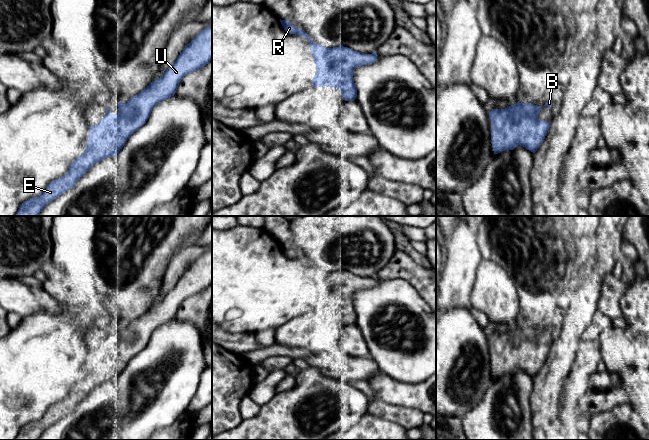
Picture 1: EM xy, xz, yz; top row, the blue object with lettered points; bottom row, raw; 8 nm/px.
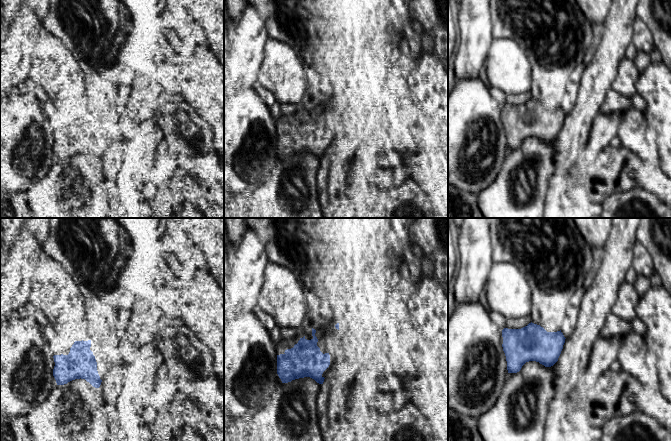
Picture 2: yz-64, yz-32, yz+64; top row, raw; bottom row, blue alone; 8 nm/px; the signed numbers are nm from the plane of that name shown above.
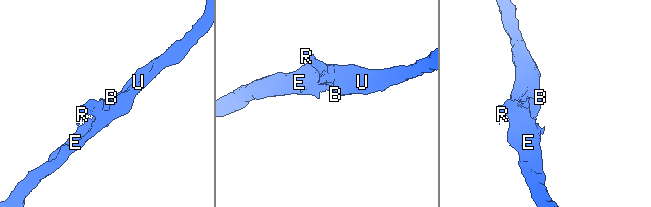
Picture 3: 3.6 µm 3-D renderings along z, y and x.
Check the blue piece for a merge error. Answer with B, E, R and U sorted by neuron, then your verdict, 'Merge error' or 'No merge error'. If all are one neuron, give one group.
Groups: B E R U. No merge error

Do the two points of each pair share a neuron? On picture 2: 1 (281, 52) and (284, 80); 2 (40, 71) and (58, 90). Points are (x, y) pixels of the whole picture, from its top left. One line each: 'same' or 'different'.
1: same
2: same

